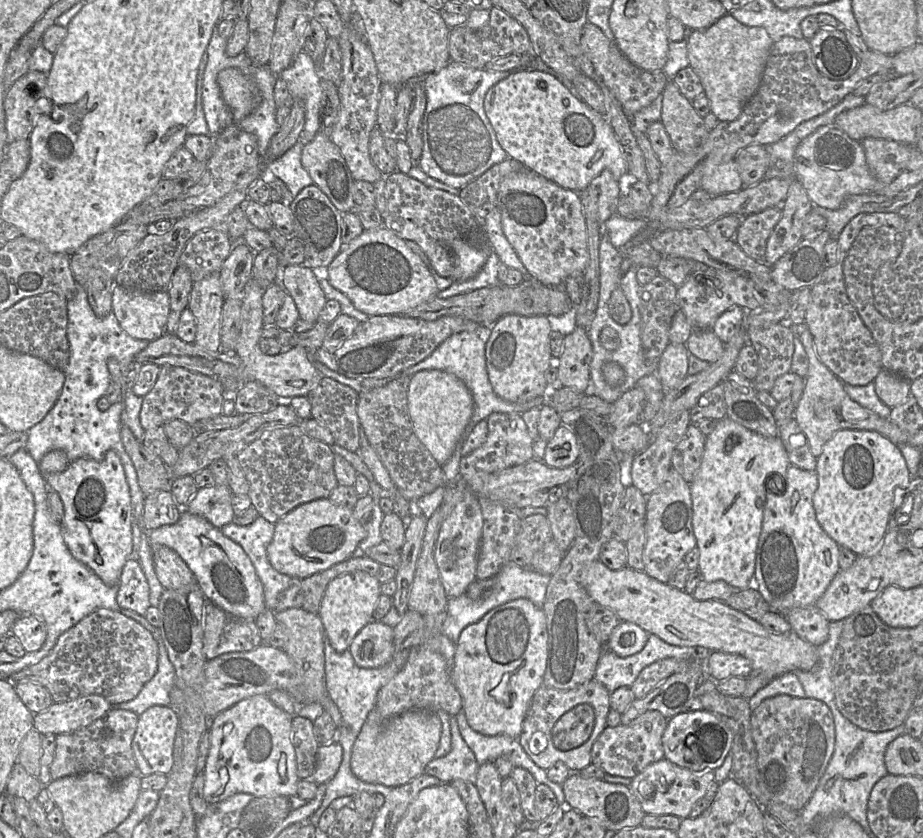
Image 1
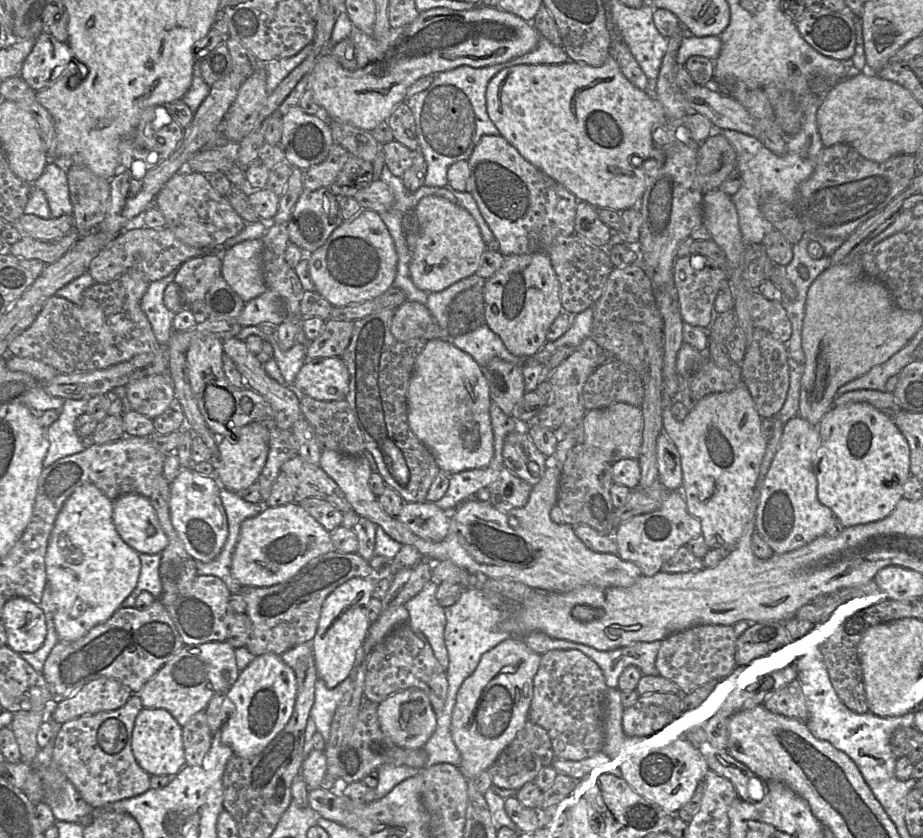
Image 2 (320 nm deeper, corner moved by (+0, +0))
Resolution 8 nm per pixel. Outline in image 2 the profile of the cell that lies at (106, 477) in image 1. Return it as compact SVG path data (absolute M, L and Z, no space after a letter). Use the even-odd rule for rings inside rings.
M93 484L77 487L60 510L45 556L47 585L53 591L56 604L54 624L58 641L75 641L85 636L94 626L107 621L122 602L136 590L141 570L139 554L127 545L113 523L113 501Z

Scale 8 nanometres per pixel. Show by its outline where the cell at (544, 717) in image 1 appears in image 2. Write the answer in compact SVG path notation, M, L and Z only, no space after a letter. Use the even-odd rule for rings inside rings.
M551 650L541 655L540 666L533 679L529 721L548 733L555 757L581 761L602 752L605 699L609 689L601 669L583 653Z

